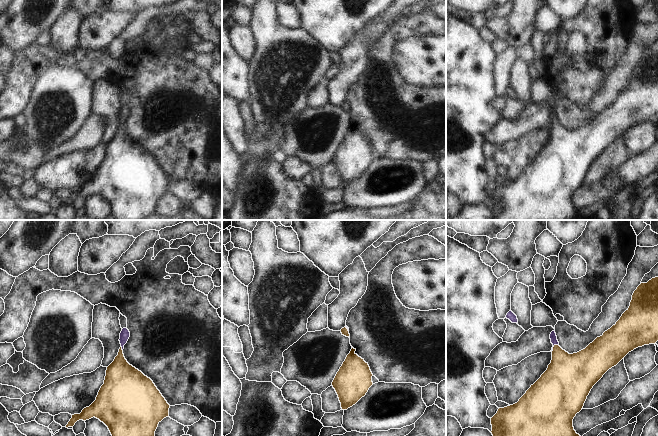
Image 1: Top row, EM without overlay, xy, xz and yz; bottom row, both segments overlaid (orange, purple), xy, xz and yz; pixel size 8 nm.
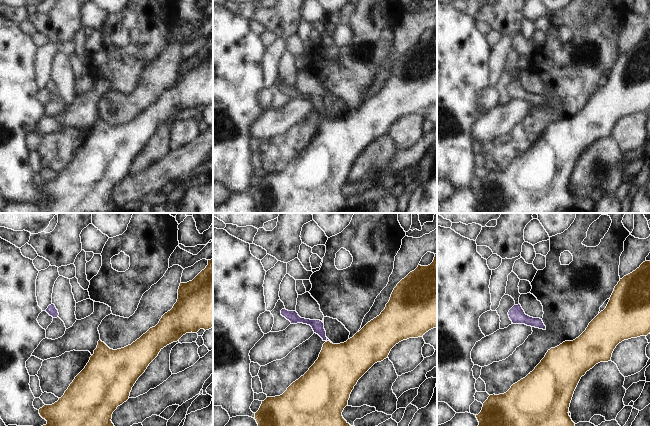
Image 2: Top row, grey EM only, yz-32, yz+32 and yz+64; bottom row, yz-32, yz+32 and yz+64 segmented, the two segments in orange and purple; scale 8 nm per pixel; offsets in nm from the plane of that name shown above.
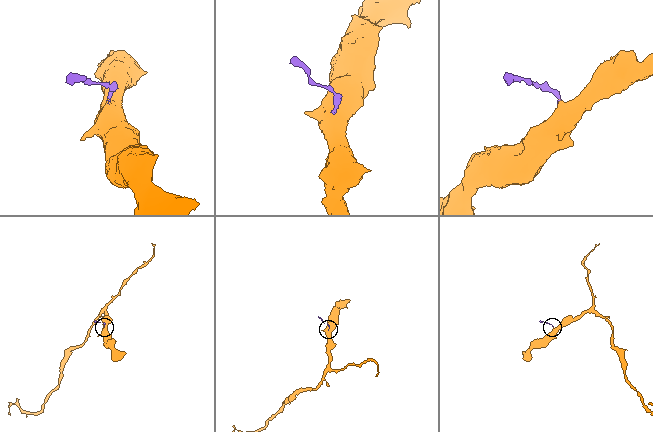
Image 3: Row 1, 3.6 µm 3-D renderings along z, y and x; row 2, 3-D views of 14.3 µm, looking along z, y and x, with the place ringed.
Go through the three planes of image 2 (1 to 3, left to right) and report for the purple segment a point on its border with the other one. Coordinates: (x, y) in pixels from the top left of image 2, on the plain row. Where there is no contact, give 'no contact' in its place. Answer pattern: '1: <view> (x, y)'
1: no contact
2: no contact
3: no contact

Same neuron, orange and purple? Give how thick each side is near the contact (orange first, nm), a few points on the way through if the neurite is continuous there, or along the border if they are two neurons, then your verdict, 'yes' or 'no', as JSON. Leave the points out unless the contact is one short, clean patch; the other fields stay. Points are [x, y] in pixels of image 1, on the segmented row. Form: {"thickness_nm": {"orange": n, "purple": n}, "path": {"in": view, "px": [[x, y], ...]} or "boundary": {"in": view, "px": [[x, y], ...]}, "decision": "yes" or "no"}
{"thickness_nm": {"orange": 340, "purple": 60}, "path": {"in": "yz", "px": [[568, 374], [553, 347], [553, 337]]}, "decision": "yes"}

